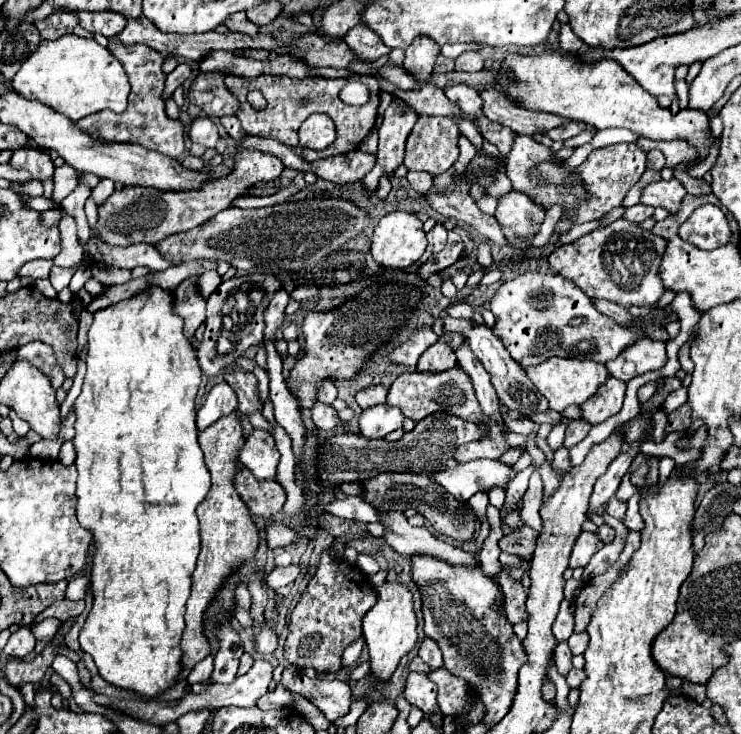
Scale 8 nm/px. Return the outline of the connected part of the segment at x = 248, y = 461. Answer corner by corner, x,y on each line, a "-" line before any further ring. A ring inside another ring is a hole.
255,429
243,449
241,449
241,463
257,477
257,479
277,479
277,465
281,453
275,447
275,439
267,431

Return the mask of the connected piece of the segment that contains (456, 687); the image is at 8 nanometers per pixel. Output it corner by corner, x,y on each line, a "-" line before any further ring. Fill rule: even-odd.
444,667
427,673
427,676
437,685
437,702
441,712
446,716
460,715
469,697
467,682
455,677

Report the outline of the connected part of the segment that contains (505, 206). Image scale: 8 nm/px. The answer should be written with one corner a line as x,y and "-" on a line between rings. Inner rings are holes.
511,191
507,197
499,199
495,219
503,229
511,229
517,239
531,241
545,221
545,209
535,205
527,195

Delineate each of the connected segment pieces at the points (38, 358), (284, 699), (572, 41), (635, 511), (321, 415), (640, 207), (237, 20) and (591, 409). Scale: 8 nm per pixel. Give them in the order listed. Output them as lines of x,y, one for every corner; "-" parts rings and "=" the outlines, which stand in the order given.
29,343
29,345
23,345
19,351
17,351
17,359
27,359
35,369
39,369
41,373
53,375
55,367
57,367
57,361
53,357
53,349
49,349
49,345
45,343
=
277,685
275,691
267,693
265,697
261,697
261,701
257,701
257,707
261,711
271,711
271,709
283,709
283,707
293,707
295,703
295,693
287,691
283,685
=
563,25
559,31
559,43
563,51
579,51
583,47
583,41
573,33
569,25
=
639,493
637,495
633,495
631,499
629,499
629,509
627,509
627,515
625,515
625,525
629,527
629,531
641,531
643,529
643,517
641,517
641,513
639,513
=
317,401
317,405
313,405
311,411
313,411
313,421
315,421
317,429
323,431
323,433
339,429
343,425
341,419
339,419
339,415
337,415
337,411
331,405
321,405
=
637,203
637,205
633,205
633,207
629,207
627,211
625,211
625,219
629,219
629,221
637,221
637,223
641,223
641,221
645,221
647,217
651,217
653,215
653,207
651,205
643,205
643,203
=
233,13
233,17
229,17
229,21
223,21
231,31
239,31
239,33
247,33
247,35
257,35
259,27
247,19
245,13
=
609,375
609,379
597,389
595,397
591,397
581,405
581,417
591,425
603,423
621,409
623,397
625,397
625,381
619,381

